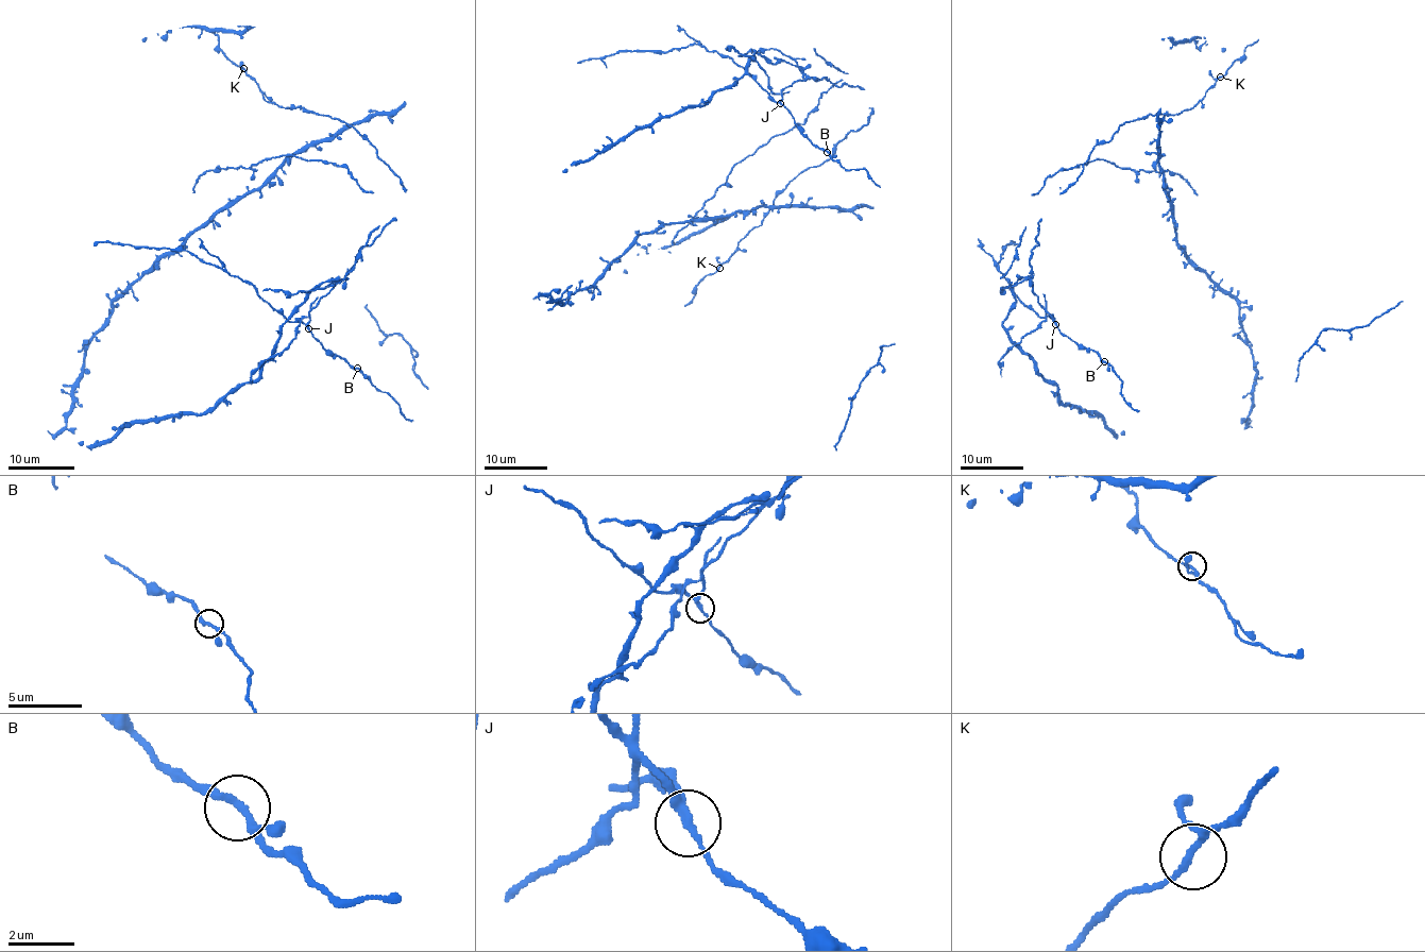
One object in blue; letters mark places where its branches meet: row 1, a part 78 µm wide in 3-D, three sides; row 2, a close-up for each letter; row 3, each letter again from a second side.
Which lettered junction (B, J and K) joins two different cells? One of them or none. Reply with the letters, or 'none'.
J

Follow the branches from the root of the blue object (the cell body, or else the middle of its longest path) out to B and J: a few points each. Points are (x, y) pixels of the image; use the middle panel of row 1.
B: (852, 86), (845, 83), (835, 86), (824, 77), (796, 80), (782, 91), (780, 102), (799, 131), (827, 152)
J: (852, 86), (845, 83), (835, 86), (826, 77), (796, 80), (782, 91), (780, 104)

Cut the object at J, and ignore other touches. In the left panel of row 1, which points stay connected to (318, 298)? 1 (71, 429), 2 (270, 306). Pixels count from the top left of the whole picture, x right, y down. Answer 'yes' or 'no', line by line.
1: no
2: no

